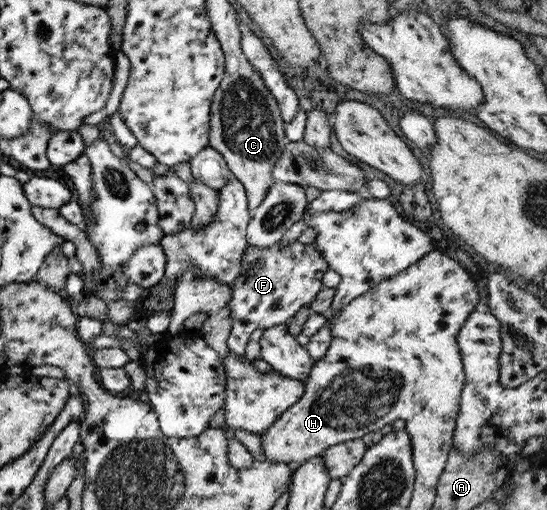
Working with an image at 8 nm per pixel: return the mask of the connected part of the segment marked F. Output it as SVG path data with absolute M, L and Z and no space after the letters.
M290 241L284 247L277 243L264 248L248 245L241 258L240 273L231 284L231 296L225 305L231 315L231 328L227 335L229 352L242 357L252 331L287 323L302 306L309 306L320 291L321 278L328 269L328 264L312 244Z

